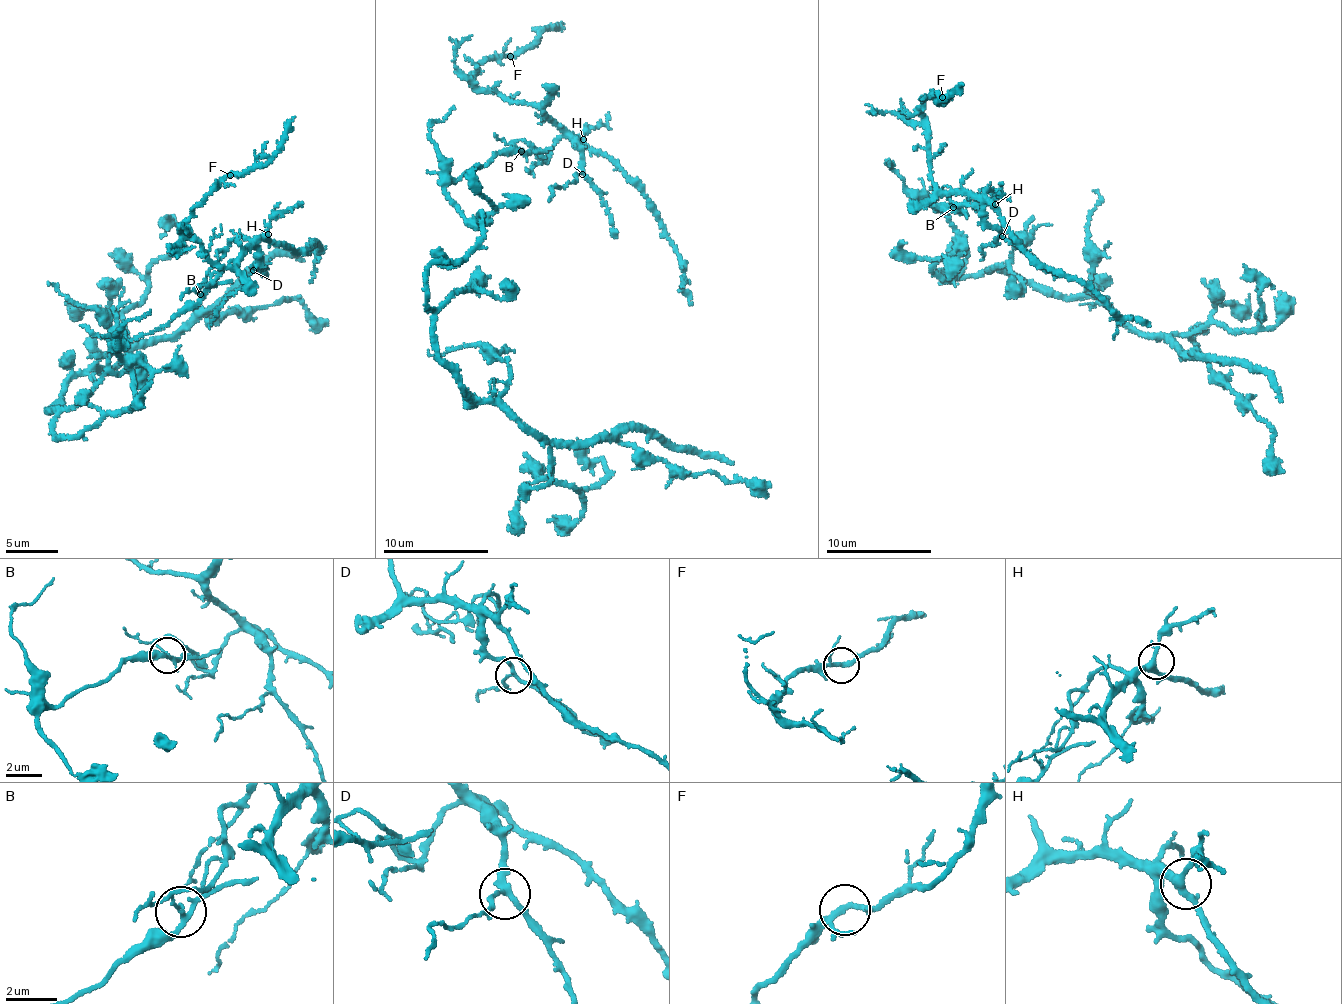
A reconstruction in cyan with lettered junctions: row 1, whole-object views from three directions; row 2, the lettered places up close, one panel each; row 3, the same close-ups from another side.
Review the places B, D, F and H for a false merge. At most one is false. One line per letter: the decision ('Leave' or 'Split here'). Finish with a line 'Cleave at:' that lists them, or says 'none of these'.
B: Split here
D: Leave
F: Leave
H: Leave
Cleave at: B

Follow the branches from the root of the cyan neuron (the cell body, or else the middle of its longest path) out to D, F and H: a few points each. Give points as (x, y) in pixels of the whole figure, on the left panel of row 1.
D: (129, 408), (131, 365), (113, 349), (196, 307), (230, 241), (255, 246), (253, 270)
F: (129, 408), (131, 365), (113, 349), (196, 307), (217, 254), (251, 245), (221, 267), (182, 231), (230, 175)
H: (129, 408), (134, 405), (131, 365), (113, 349), (196, 307), (219, 270), (217, 254), (230, 241), (268, 234)

